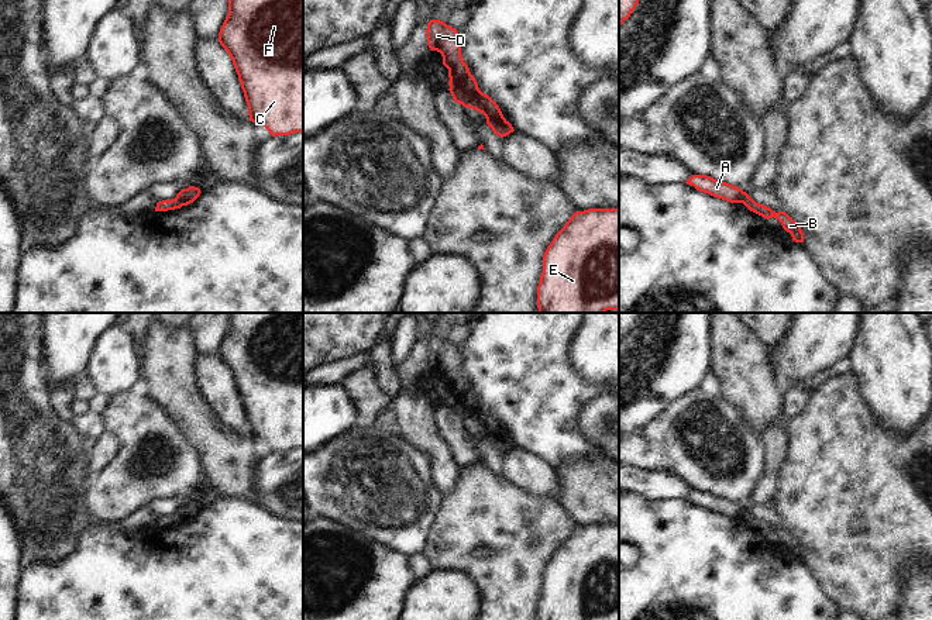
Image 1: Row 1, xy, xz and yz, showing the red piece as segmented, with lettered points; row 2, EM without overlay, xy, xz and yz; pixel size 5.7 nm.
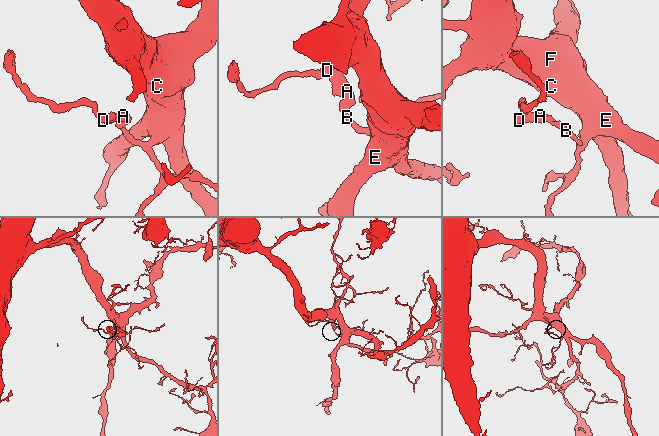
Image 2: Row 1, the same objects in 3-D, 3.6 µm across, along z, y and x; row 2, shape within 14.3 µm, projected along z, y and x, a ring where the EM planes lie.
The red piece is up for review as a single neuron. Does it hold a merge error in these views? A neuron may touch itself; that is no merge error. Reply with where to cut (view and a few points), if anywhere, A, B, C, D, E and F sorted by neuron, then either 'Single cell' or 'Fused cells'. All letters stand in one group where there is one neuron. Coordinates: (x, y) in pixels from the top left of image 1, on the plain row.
Split along yz (752, 515), (743, 519). Groups: A D / B C E F. Fused cells.

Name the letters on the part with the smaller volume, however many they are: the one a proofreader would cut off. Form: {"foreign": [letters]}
{"foreign": ["A", "D"]}

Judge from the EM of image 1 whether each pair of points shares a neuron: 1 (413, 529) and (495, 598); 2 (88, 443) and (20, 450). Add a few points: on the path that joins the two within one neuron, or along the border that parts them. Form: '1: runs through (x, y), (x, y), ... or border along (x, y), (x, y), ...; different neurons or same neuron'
1: border along (439, 507), (427, 533), (425, 548), (420, 553); different neurons
2: border along (85, 437), (82, 450), (89, 454); different neurons

